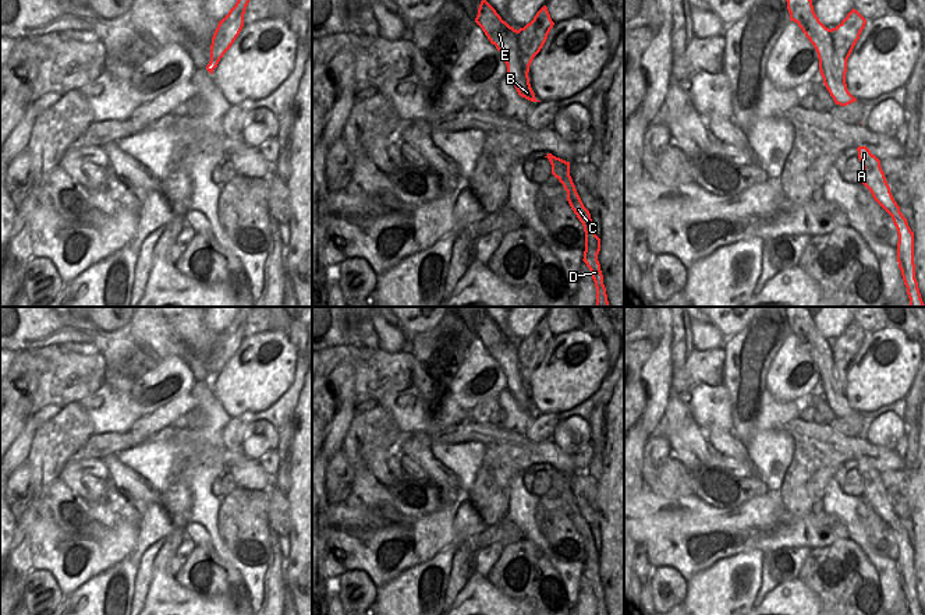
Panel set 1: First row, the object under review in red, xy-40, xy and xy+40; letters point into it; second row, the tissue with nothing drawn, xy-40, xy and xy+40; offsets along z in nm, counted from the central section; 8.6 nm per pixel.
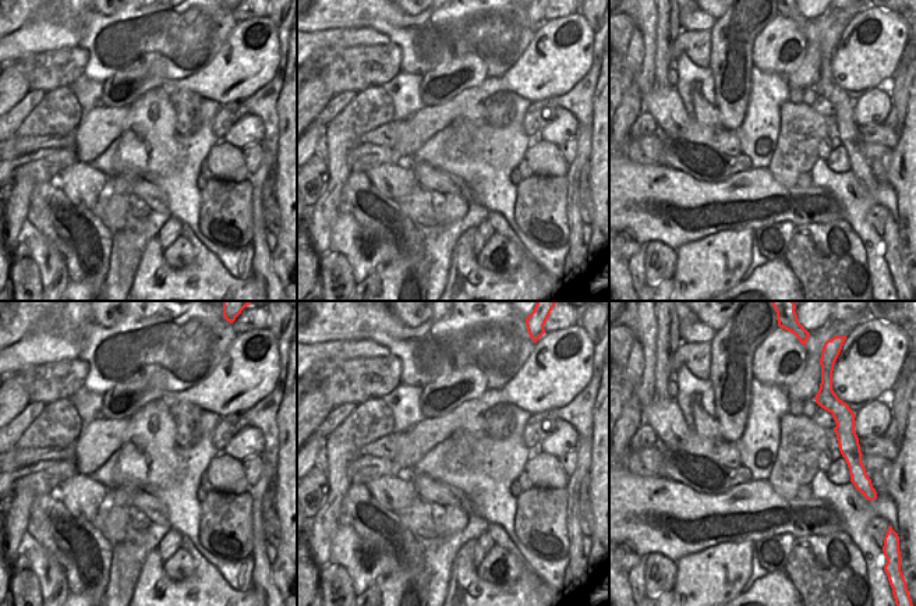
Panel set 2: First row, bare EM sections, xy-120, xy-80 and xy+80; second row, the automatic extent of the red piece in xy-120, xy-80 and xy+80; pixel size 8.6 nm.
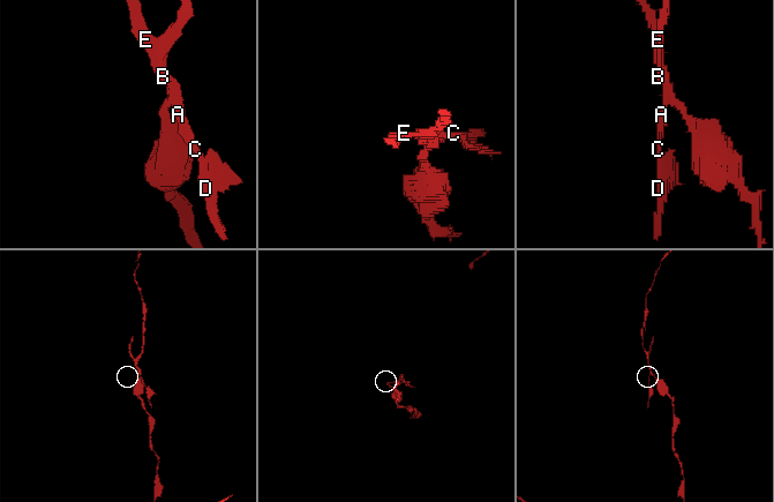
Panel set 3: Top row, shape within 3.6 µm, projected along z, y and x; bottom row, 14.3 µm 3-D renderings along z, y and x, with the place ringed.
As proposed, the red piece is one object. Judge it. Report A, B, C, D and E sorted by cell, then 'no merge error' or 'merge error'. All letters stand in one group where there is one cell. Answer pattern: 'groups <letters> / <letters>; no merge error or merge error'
groups A C D E / B; merge error

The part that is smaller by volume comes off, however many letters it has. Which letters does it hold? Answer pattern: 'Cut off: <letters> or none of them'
Cut off: A, C, D, E

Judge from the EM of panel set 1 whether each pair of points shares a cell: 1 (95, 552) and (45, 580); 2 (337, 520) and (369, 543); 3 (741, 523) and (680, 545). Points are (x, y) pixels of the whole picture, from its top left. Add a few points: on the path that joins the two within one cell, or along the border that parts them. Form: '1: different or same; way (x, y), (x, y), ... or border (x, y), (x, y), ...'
1: different; border (34, 568), (48, 571), (64, 597)
2: same; way (346, 529), (361, 543)
3: same; way (725, 529), (693, 533)

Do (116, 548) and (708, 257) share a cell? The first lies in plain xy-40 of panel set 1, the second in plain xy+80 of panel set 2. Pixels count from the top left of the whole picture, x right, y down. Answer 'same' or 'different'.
different

